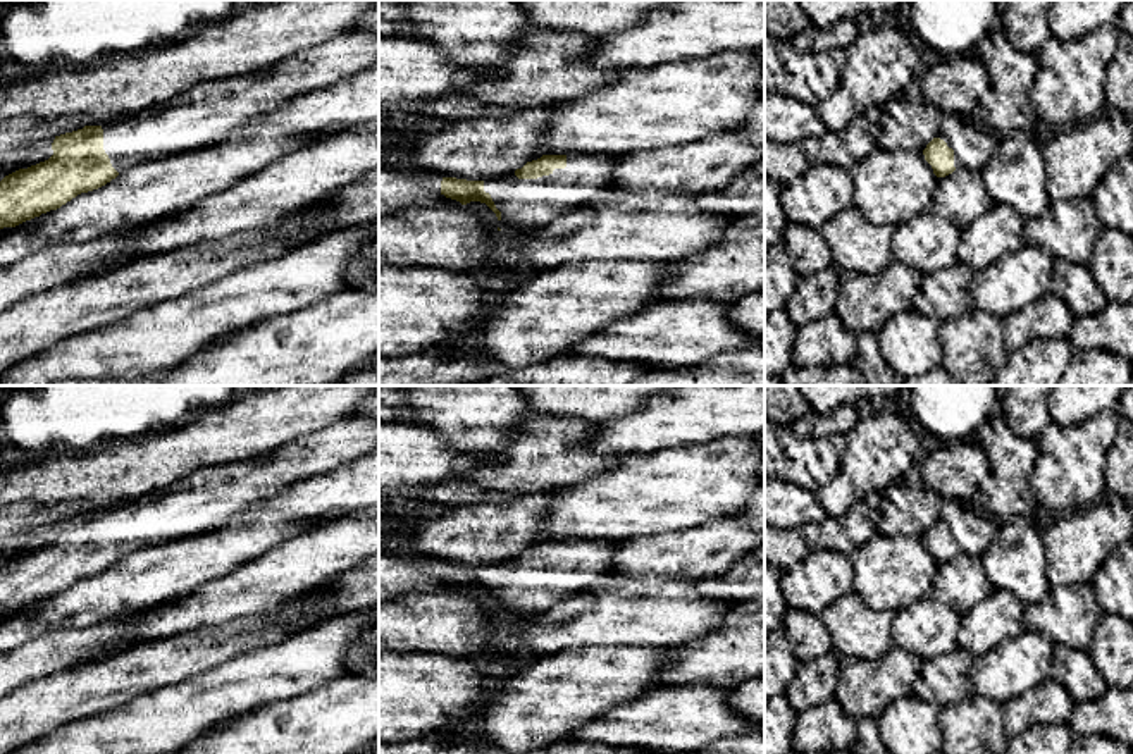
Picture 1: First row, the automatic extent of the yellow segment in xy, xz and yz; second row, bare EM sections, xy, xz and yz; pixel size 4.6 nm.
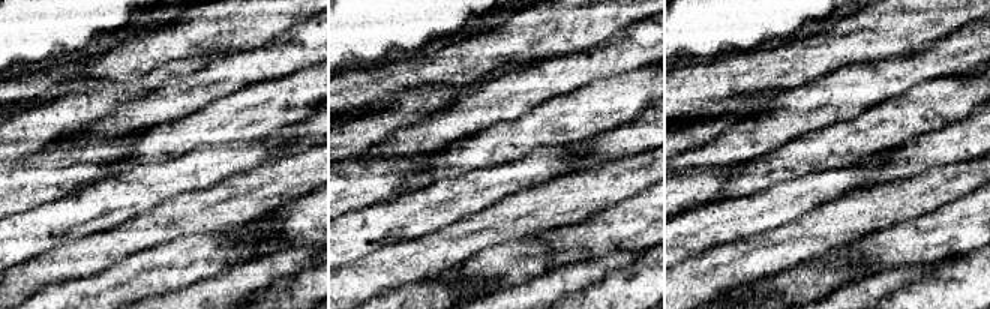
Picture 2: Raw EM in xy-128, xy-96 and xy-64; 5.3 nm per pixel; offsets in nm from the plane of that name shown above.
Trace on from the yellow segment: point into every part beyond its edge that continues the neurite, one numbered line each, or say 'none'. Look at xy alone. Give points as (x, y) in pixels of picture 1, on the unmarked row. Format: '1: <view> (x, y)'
1: xy (202, 501)

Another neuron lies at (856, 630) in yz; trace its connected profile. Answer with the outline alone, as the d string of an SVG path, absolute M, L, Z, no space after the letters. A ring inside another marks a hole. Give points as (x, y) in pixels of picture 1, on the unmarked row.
M845 594L821 609L833 652L839 658L876 659L892 646L894 611L871 609L854 594Z

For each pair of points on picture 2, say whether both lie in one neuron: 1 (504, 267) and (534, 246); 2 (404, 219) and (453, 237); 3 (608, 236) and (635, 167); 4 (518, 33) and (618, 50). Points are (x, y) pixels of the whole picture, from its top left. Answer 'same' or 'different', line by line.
1: same
2: different
3: different
4: different

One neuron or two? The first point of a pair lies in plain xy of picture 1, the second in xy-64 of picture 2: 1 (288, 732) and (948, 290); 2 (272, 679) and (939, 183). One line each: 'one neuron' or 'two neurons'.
1: one neuron
2: two neurons

